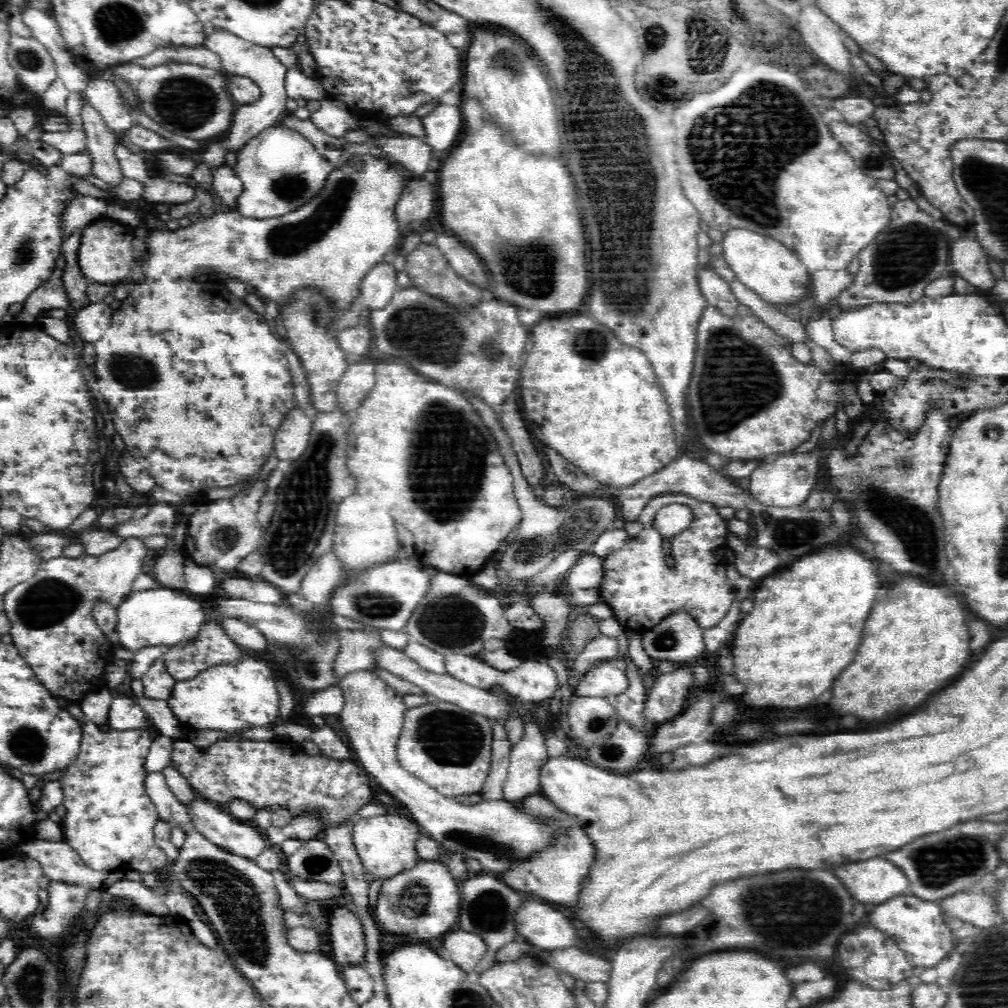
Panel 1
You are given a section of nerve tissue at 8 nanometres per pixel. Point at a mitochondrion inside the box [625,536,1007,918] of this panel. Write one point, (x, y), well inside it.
(935, 865)

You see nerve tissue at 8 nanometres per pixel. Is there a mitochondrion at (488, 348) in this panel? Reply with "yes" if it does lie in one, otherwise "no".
yes

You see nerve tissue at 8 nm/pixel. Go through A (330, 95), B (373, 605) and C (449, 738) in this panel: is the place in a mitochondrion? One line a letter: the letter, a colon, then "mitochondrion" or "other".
A: other
B: mitochondrion
C: mitochondrion

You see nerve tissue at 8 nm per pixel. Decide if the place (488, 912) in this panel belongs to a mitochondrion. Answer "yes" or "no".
yes

